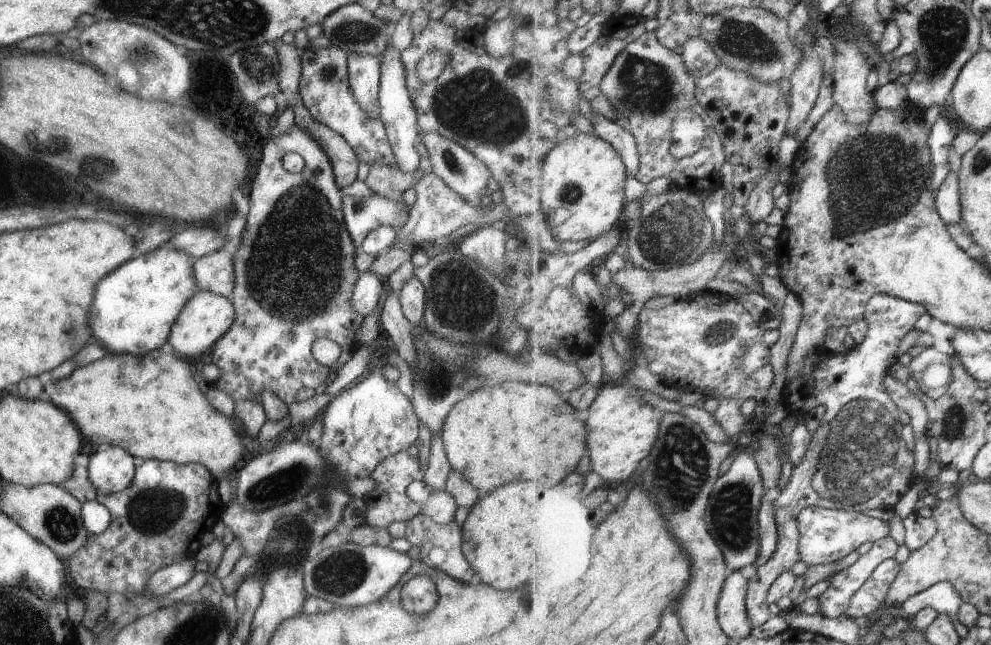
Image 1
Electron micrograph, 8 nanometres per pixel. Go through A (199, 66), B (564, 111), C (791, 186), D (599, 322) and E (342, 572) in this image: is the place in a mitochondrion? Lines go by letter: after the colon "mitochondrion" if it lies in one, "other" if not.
A: other
B: other
C: other
D: other
E: mitochondrion

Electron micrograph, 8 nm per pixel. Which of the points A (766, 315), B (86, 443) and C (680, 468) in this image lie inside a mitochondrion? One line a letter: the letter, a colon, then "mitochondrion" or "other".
A: other
B: other
C: mitochondrion

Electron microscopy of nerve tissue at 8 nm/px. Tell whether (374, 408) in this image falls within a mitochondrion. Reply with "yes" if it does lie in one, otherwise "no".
no

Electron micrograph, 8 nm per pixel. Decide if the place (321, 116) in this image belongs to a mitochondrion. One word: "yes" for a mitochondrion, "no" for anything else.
no

